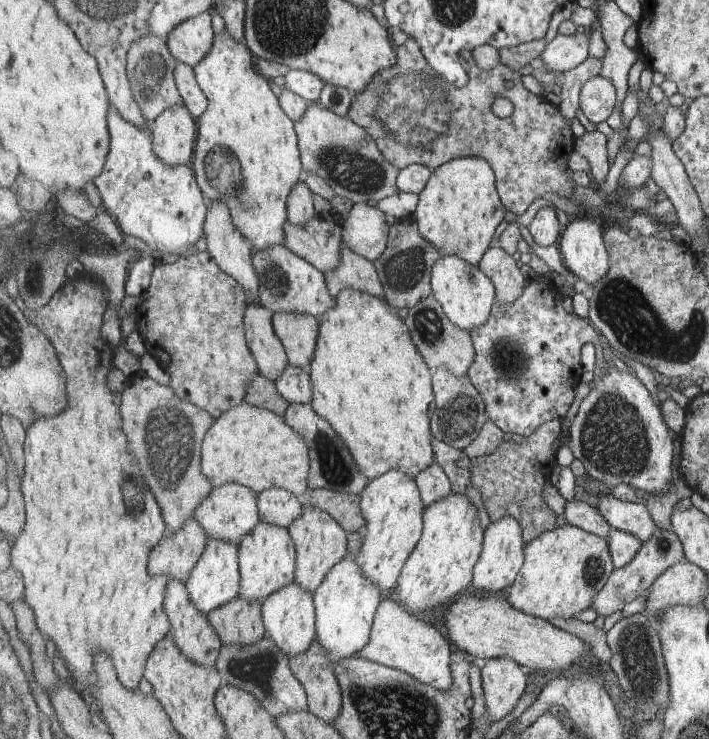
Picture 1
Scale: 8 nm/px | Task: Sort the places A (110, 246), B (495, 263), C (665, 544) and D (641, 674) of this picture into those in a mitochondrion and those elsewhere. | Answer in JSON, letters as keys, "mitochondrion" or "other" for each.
{"A":"other","B":"other","C":"mitochondrion","D":"mitochondrion"}

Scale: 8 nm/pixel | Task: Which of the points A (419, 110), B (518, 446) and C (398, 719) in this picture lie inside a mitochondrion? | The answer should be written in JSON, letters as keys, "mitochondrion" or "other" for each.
{"A":"mitochondrion","B":"other","C":"mitochondrion"}

